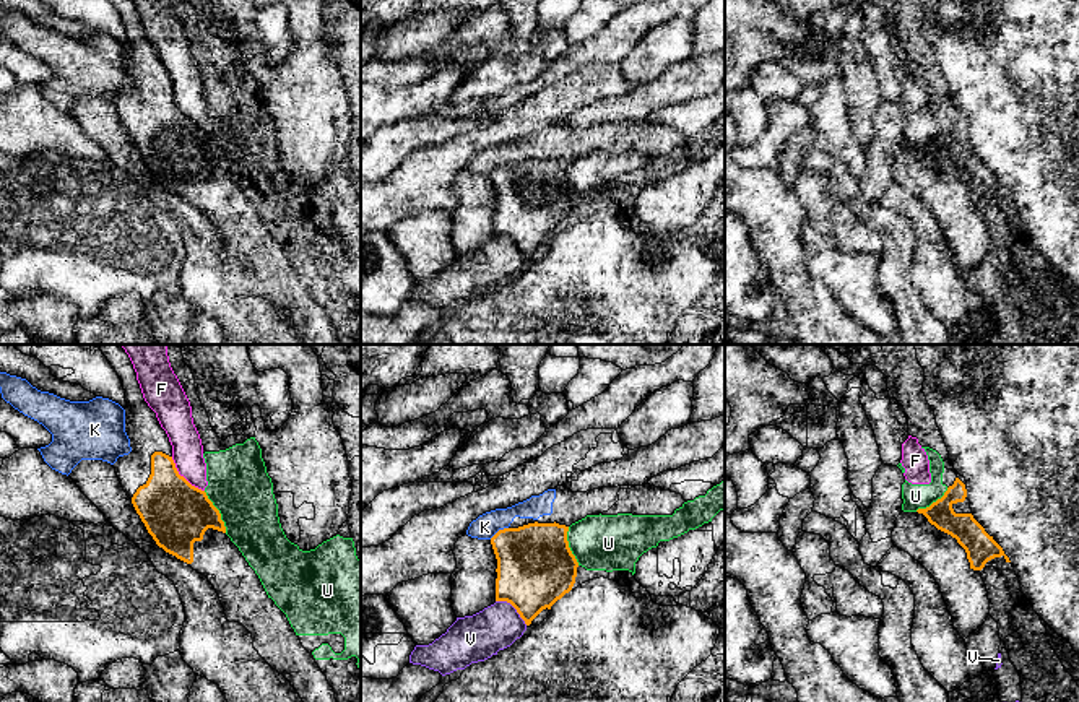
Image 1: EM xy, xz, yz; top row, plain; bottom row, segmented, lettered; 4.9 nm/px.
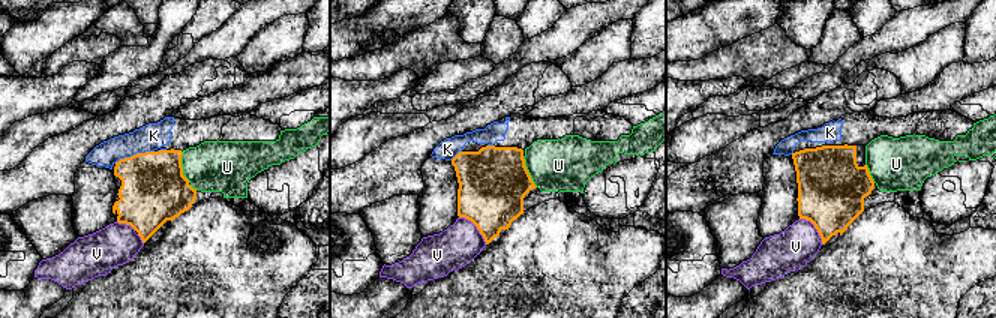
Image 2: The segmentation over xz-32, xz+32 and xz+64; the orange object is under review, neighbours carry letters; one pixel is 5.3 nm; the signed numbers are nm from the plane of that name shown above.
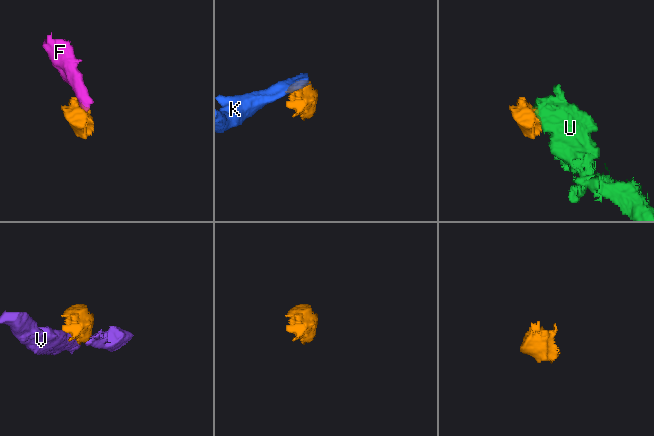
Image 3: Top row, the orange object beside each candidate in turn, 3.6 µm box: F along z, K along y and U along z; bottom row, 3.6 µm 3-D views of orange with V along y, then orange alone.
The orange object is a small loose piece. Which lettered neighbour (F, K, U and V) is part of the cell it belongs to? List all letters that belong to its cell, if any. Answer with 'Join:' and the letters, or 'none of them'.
Join: none of them

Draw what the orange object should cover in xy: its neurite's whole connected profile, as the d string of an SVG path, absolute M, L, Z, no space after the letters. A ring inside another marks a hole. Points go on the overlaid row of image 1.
M120 344L93 346L99 348L107 358L125 390L125 432L130 439L132 452L119 457L114 468L148 533L159 548L208 578L219 596L226 619L242 624L252 634L254 648L291 682L302 702L336 702L327 676L302 647L286 614L266 595L255 570L226 535L219 510L205 491L192 486L179 474L171 457L172 445L169 437L161 427L156 413L145 401L136 372L125 349Z

